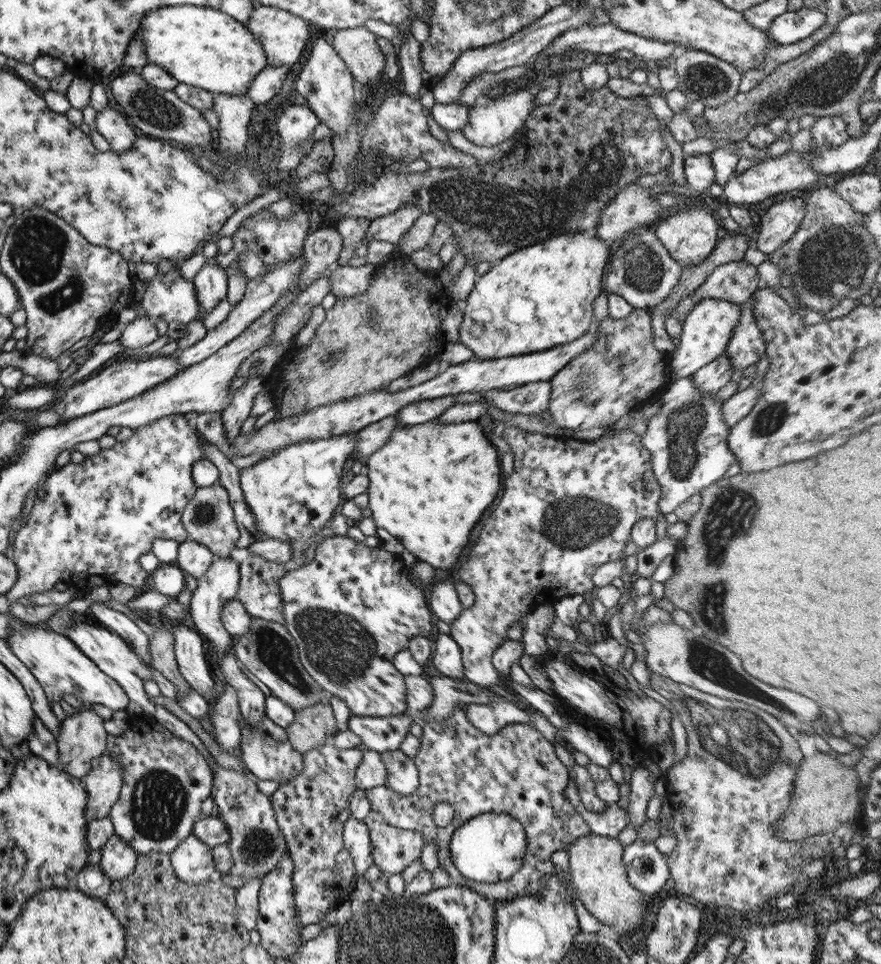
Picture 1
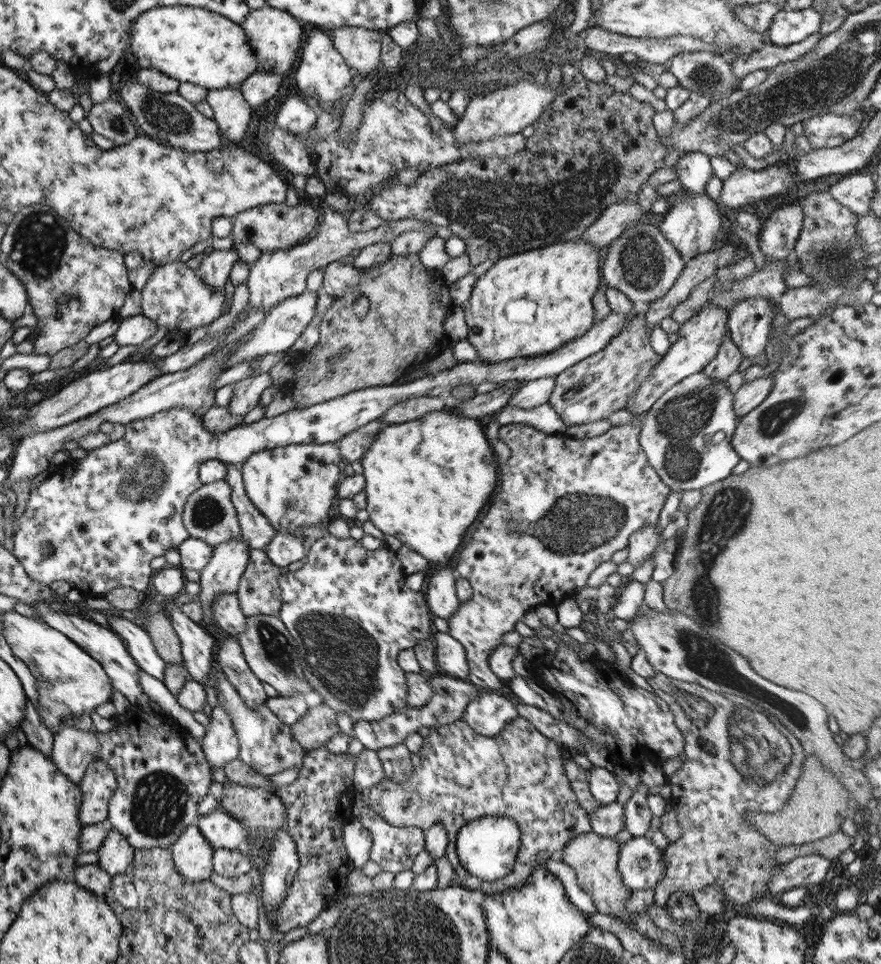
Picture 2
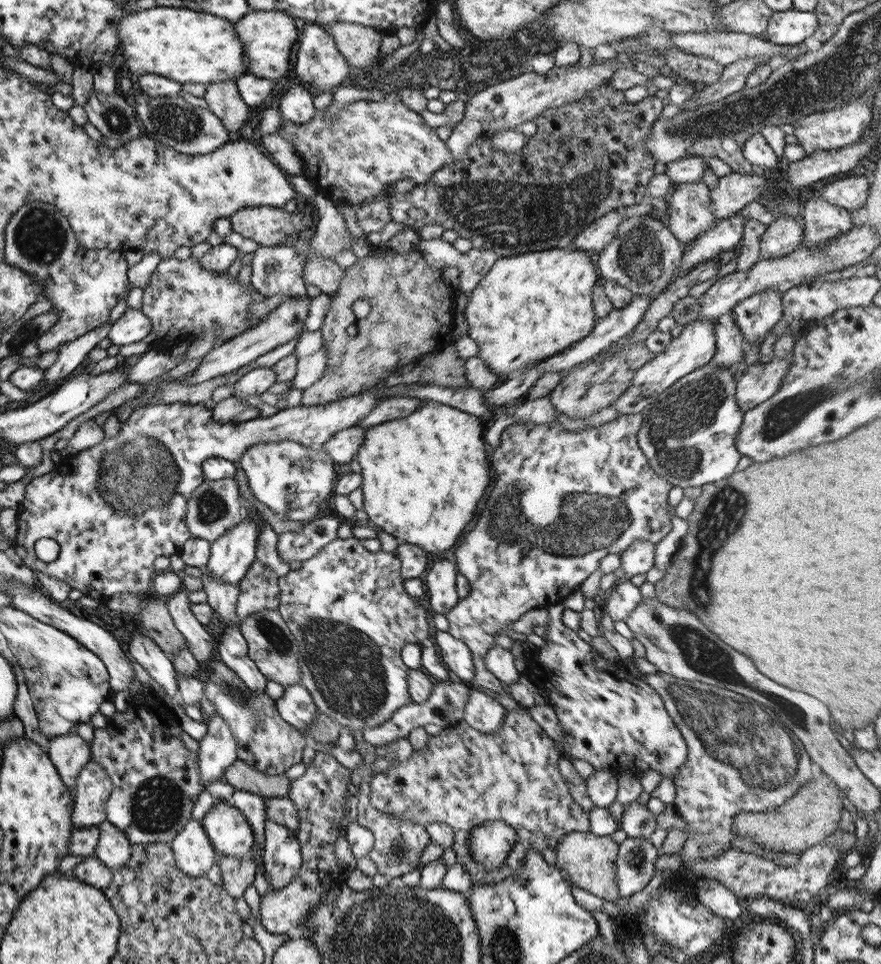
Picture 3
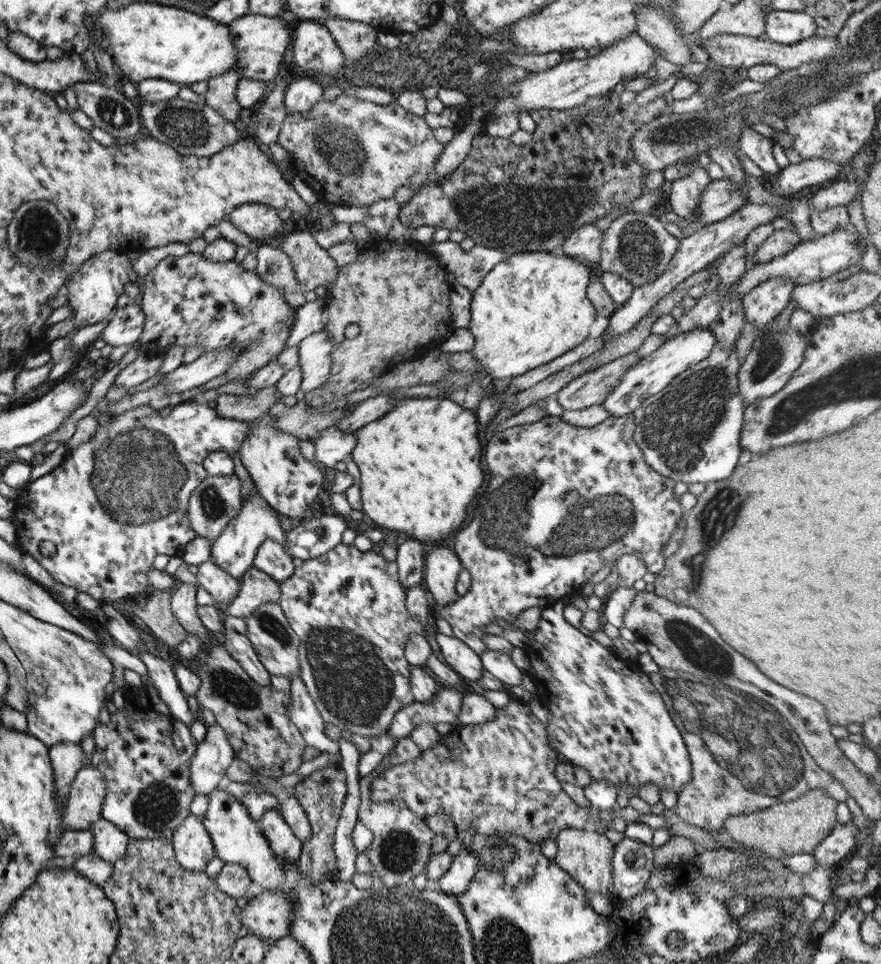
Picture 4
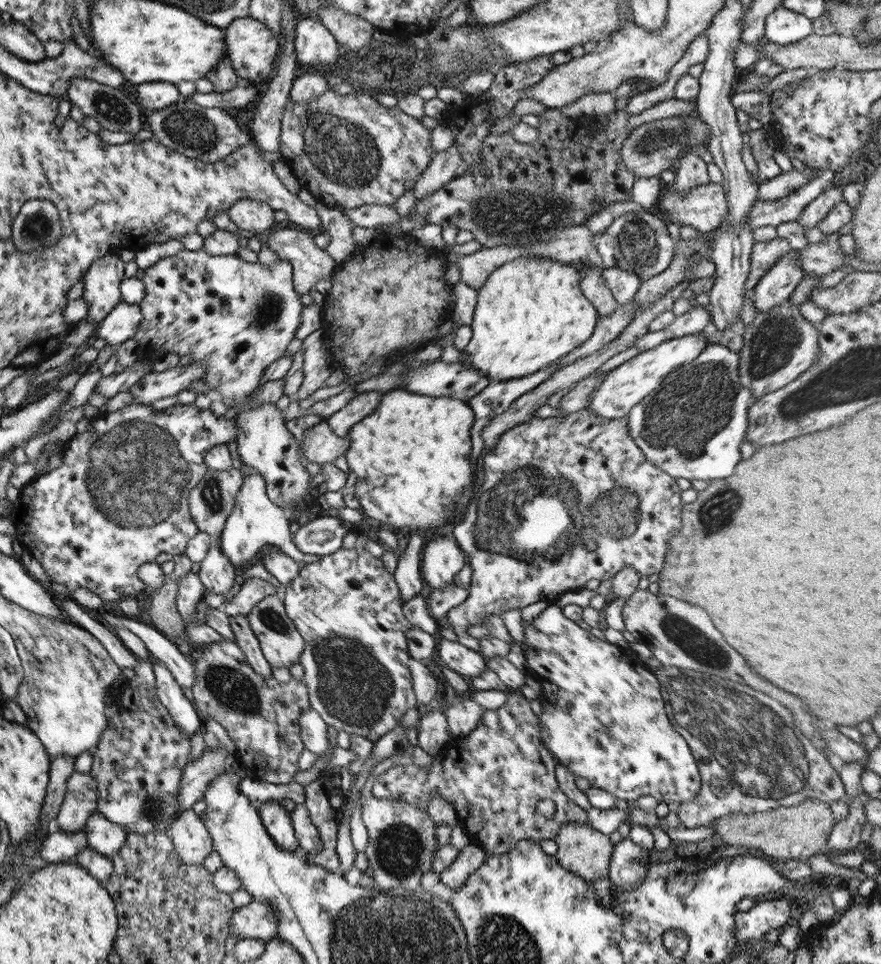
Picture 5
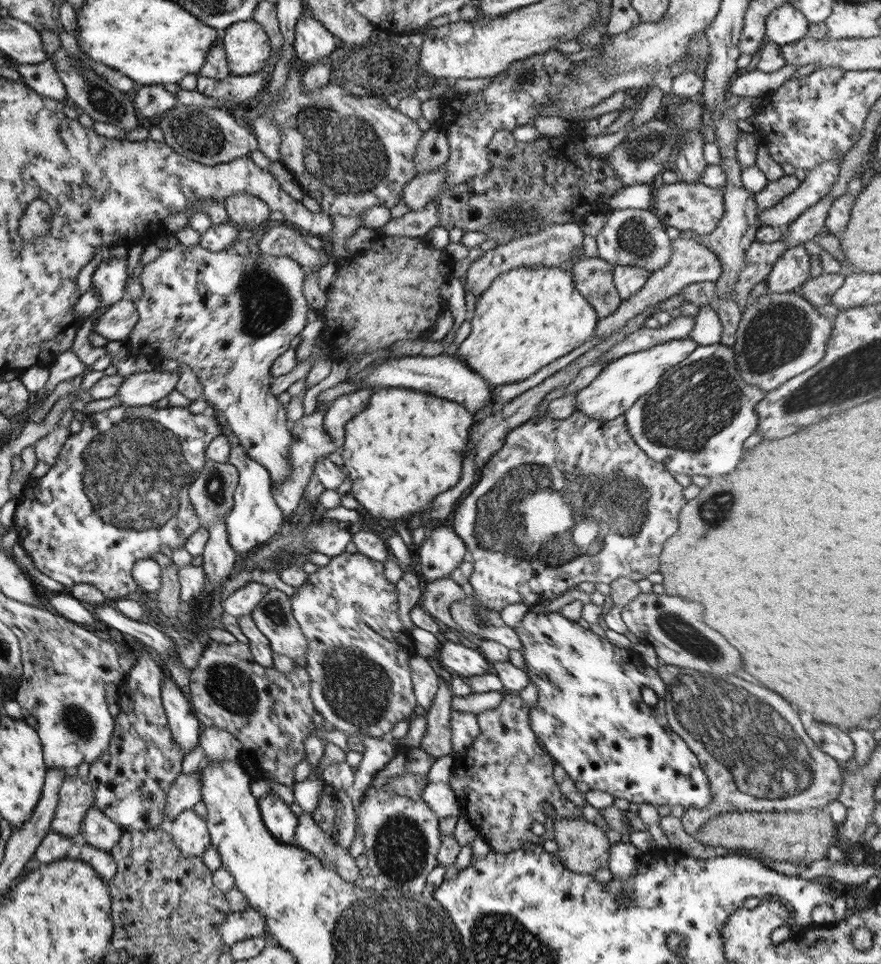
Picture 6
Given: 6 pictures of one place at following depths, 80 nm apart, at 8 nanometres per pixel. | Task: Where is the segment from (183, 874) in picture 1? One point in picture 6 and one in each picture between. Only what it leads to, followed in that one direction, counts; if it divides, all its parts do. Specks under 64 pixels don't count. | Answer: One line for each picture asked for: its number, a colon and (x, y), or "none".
2: (191, 855)
3: (191, 850)
4: (192, 847)
5: (191, 842)
6: (188, 832)

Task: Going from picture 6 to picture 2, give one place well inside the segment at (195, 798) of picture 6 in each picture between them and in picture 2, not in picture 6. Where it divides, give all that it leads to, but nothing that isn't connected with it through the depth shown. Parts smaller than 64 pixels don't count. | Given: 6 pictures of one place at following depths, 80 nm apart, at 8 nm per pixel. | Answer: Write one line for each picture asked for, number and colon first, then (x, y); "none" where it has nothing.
2: (219, 744)
3: (217, 749)
4: (208, 765)
5: (196, 775)

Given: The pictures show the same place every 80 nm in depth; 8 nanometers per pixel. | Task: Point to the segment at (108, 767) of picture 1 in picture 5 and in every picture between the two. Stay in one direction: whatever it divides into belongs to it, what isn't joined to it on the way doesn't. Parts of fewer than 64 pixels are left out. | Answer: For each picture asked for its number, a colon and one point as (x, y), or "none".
2: (97, 784)
3: (93, 786)
4: (82, 807)
5: (80, 800)

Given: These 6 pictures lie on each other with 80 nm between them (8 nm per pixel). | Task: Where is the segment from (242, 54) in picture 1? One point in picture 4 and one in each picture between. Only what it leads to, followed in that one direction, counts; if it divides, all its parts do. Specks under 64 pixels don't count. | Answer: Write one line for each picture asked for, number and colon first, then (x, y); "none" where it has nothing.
2: (190, 44)
3: (183, 45)
4: (144, 40)

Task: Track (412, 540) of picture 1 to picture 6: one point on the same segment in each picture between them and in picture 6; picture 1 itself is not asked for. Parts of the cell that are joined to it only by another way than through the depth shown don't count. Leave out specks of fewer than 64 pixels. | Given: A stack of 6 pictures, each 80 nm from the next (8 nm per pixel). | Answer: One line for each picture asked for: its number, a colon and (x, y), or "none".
2: (425, 480)
3: (422, 475)
4: (418, 464)
5: (411, 456)
6: (405, 447)

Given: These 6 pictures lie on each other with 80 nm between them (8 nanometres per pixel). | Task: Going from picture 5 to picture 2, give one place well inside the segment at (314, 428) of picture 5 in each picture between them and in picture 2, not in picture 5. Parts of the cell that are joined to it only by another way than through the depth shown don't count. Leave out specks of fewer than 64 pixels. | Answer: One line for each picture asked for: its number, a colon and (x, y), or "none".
2: (352, 446)
3: (342, 447)
4: (332, 446)

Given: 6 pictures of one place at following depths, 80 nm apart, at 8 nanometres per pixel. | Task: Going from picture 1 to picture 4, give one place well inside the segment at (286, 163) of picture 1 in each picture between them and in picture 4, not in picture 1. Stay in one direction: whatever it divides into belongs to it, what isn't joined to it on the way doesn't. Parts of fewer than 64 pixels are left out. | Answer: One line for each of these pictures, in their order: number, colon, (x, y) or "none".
2: (294, 117)
3: (295, 105)
4: (302, 94)

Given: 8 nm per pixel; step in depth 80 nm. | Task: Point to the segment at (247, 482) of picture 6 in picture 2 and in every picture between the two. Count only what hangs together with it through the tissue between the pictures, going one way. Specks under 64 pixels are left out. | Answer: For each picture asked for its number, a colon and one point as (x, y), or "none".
2: (221, 574)
3: (230, 555)
4: (233, 549)
5: (254, 521)

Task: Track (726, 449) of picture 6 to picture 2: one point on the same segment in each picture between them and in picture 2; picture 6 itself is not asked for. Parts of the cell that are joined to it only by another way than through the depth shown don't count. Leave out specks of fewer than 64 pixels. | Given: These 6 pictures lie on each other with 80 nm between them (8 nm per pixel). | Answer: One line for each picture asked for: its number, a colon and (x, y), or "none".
2: (686, 433)
3: (687, 433)
4: (688, 432)
5: (692, 426)

